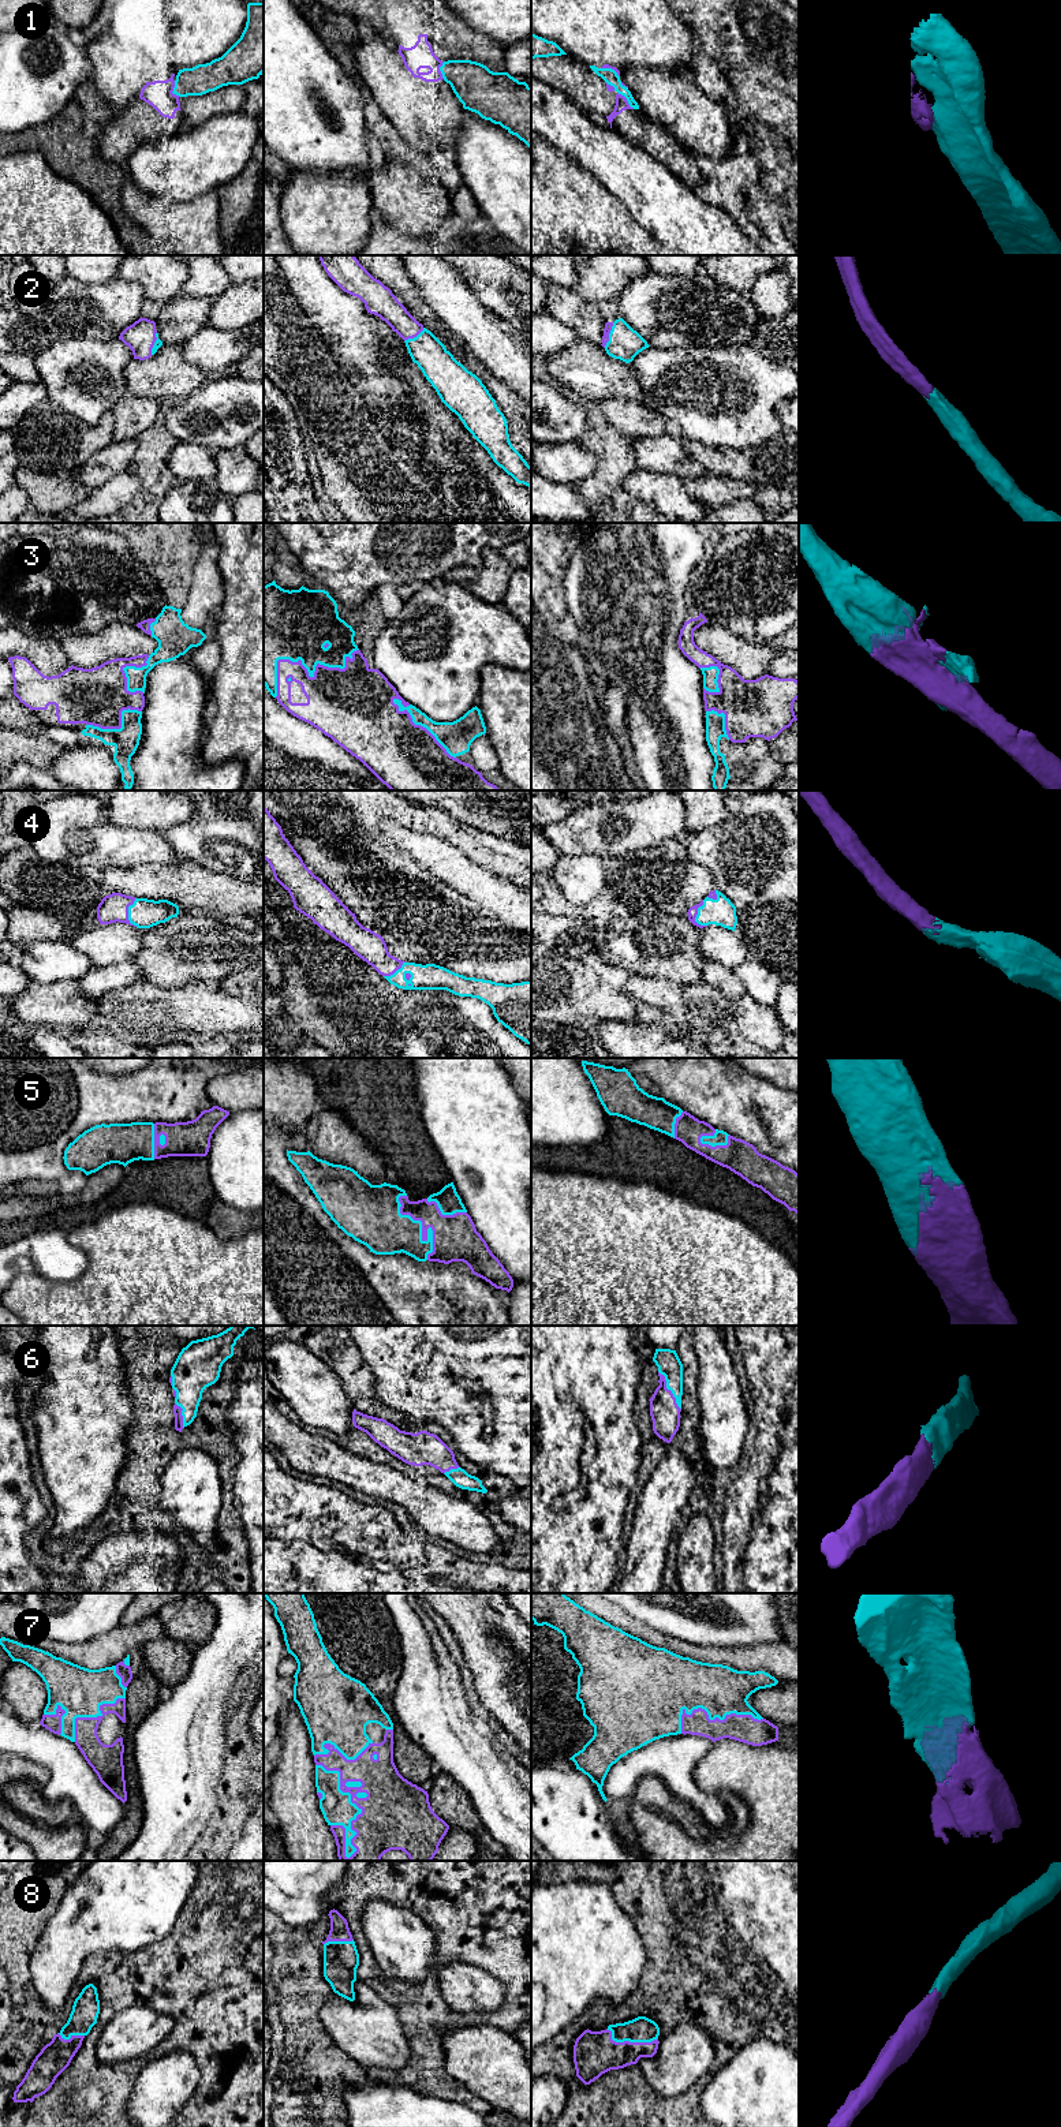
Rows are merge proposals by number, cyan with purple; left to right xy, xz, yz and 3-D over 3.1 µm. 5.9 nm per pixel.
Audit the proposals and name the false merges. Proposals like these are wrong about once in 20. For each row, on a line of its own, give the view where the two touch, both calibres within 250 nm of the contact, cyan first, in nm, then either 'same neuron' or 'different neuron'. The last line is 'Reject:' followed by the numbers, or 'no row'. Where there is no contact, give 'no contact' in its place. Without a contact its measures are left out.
1: meets cyan in yz; 90 nm thick on the cyan side, 80 nm on the other; different neuron
2: meets cyan in yz; 190 nm thick on the cyan side, 50 nm on the other; same neuron
3: meets cyan in xz; 360 nm thick on the cyan side, 360 nm on the other; same neuron
4: meets cyan in yz; 160 nm thick on the cyan side, 60 nm on the other; same neuron
5: meets cyan in xz; 280 nm thick on the cyan side, 280 nm on the other; same neuron
6: meets cyan in yz; 140 nm thick on the cyan side, 170 nm on the other; same neuron
7: meets cyan in xz; 190 nm thick on the cyan side, 360 nm on the other; same neuron
8: meets cyan in yz; 150 nm thick on the cyan side, 260 nm on the other; same neuron
Reject: 1

